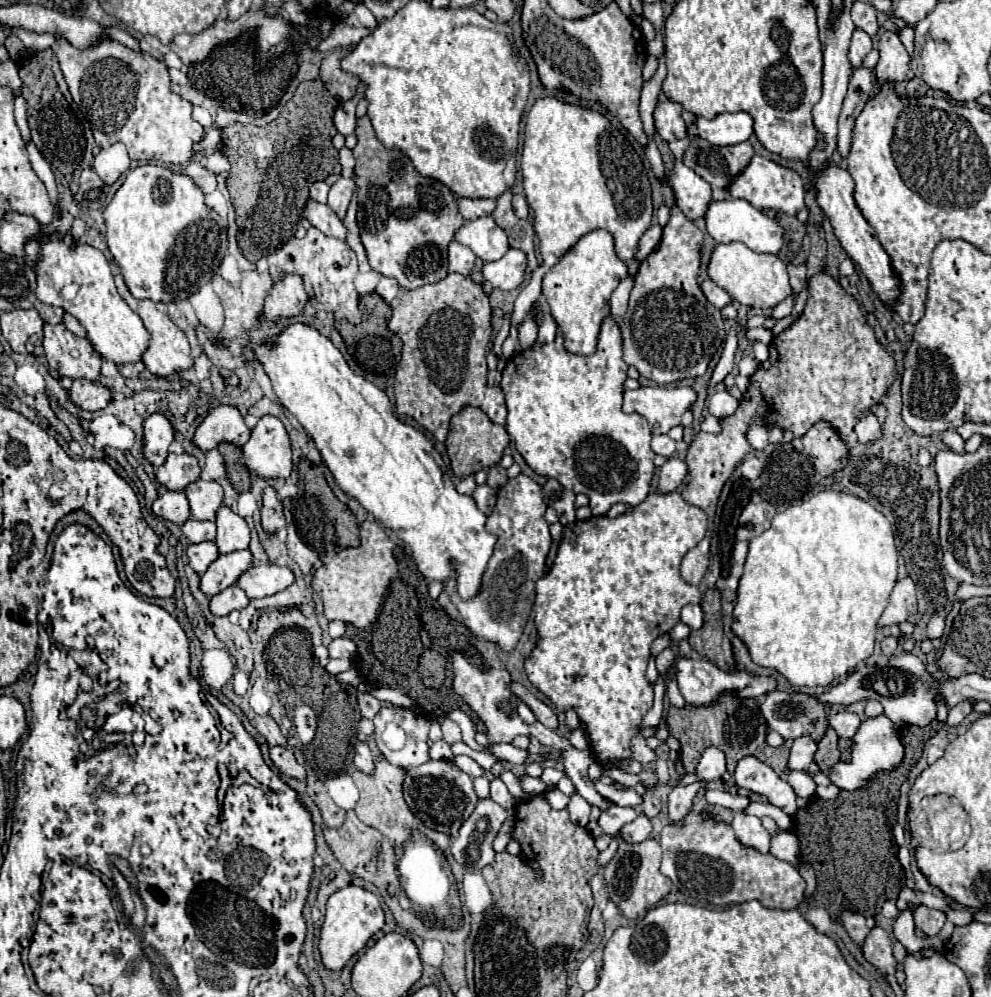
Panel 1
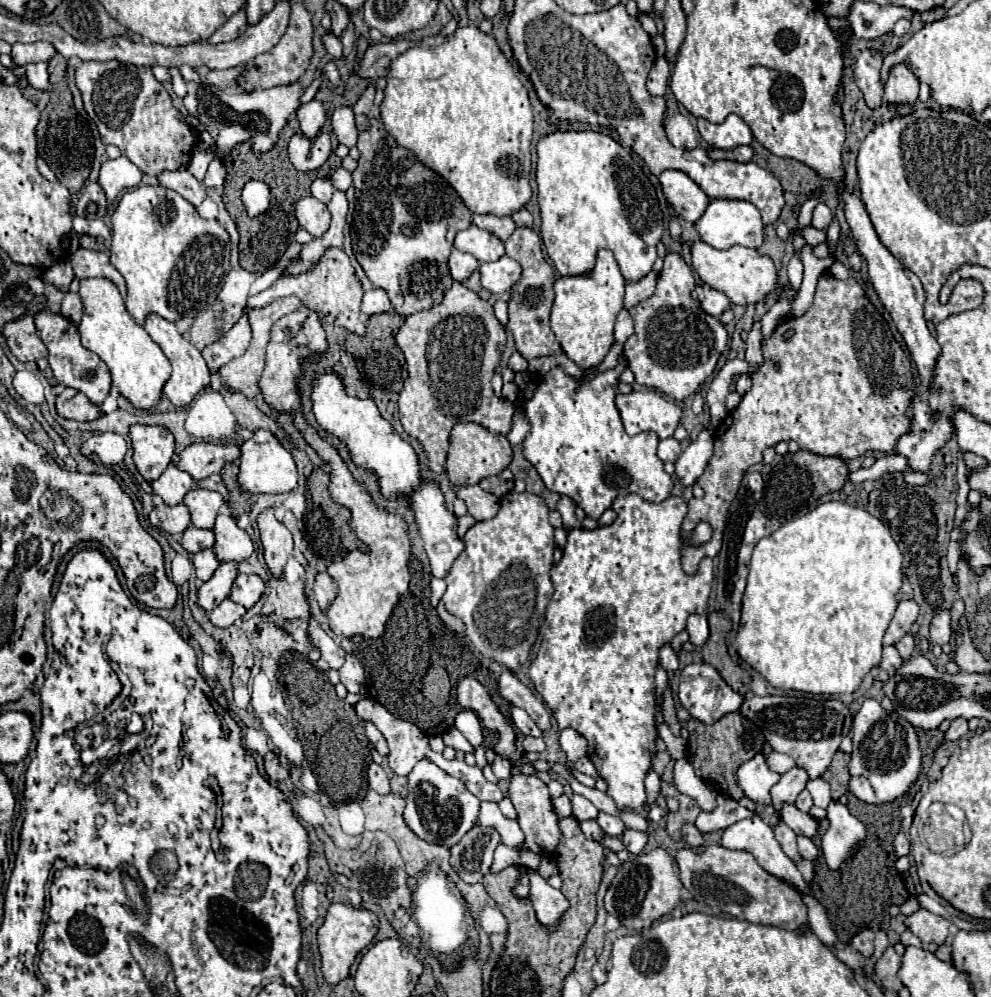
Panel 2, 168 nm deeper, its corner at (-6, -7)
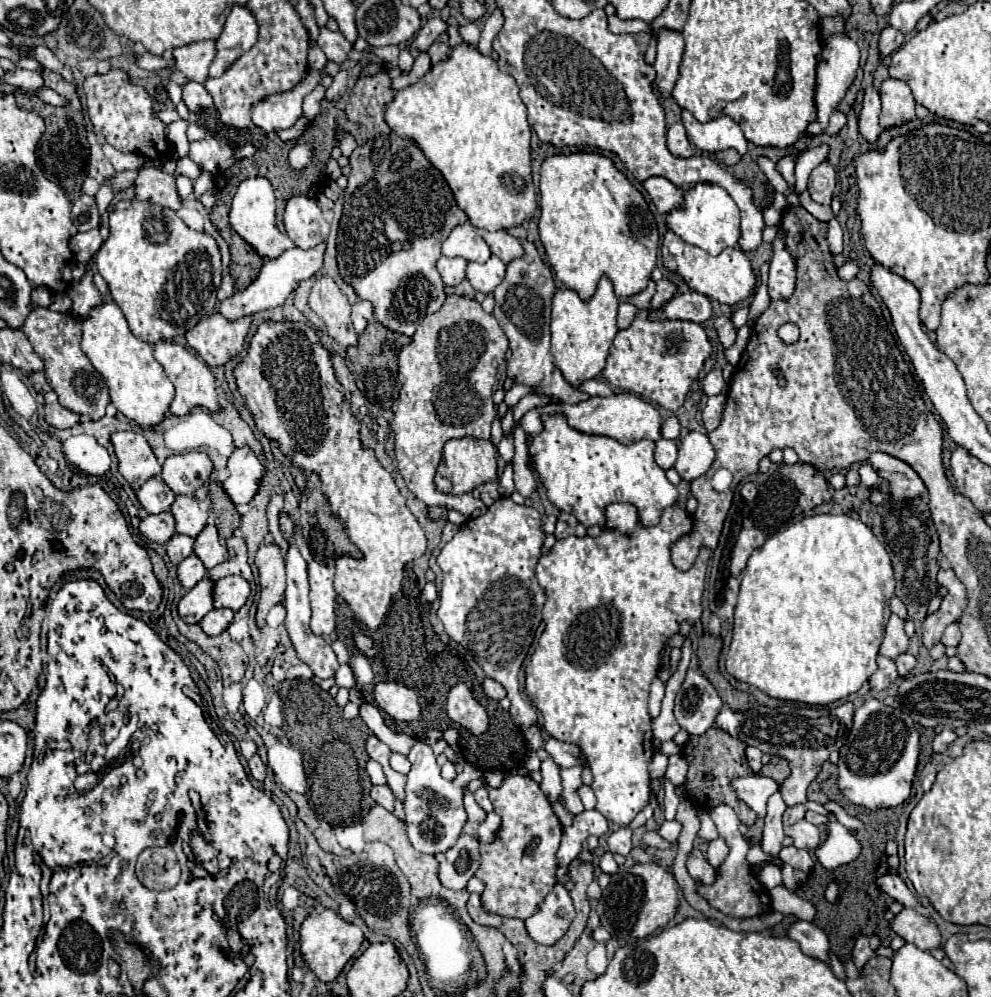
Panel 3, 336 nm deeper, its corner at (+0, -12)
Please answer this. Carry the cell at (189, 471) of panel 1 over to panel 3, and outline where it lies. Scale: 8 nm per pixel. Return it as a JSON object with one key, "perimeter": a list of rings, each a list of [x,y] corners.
{"perimeter":[[[152,477],[142,485],[142,489],[136,491],[136,499],[148,513],[162,513],[170,509],[176,495],[160,477]]]}

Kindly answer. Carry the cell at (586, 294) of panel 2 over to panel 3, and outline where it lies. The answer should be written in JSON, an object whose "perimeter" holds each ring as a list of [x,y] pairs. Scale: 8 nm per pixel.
{"perimeter":[[[602,277],[598,289],[590,301],[582,301],[576,291],[560,287],[552,301],[552,355],[556,357],[554,365],[560,369],[562,377],[572,385],[580,387],[588,379],[596,379],[608,357],[610,343],[618,333],[616,327],[616,311],[618,299],[614,295],[614,287],[608,277]]]}

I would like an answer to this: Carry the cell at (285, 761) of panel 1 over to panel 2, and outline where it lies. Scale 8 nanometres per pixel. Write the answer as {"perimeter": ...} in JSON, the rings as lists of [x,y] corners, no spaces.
{"perimeter":[[[266,752],[264,768],[266,768],[266,774],[272,780],[286,780],[286,778],[290,778],[290,772],[292,772],[288,766],[282,766],[282,762],[280,762],[276,752]]]}

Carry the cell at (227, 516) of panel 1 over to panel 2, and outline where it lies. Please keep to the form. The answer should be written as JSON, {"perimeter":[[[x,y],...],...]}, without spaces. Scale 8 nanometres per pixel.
{"perimeter":[[[230,512],[218,514],[212,530],[216,534],[216,544],[212,550],[220,562],[242,562],[252,556],[254,542],[250,540],[248,532],[236,524]]]}

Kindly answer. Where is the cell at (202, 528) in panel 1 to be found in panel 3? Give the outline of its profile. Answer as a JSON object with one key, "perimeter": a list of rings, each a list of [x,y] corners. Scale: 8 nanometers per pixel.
{"perimeter":[[[174,535],[168,543],[166,543],[166,555],[170,559],[172,565],[180,565],[190,553],[192,553],[192,545],[194,545],[194,539],[192,537],[186,537],[186,535]]]}

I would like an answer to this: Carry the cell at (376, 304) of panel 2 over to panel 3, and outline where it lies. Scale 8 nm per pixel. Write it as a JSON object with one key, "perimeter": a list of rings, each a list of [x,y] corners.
{"perimeter":[[[358,301],[354,307],[352,307],[352,325],[356,329],[356,333],[360,335],[364,329],[366,329],[366,323],[374,317],[374,307],[370,301]]]}

